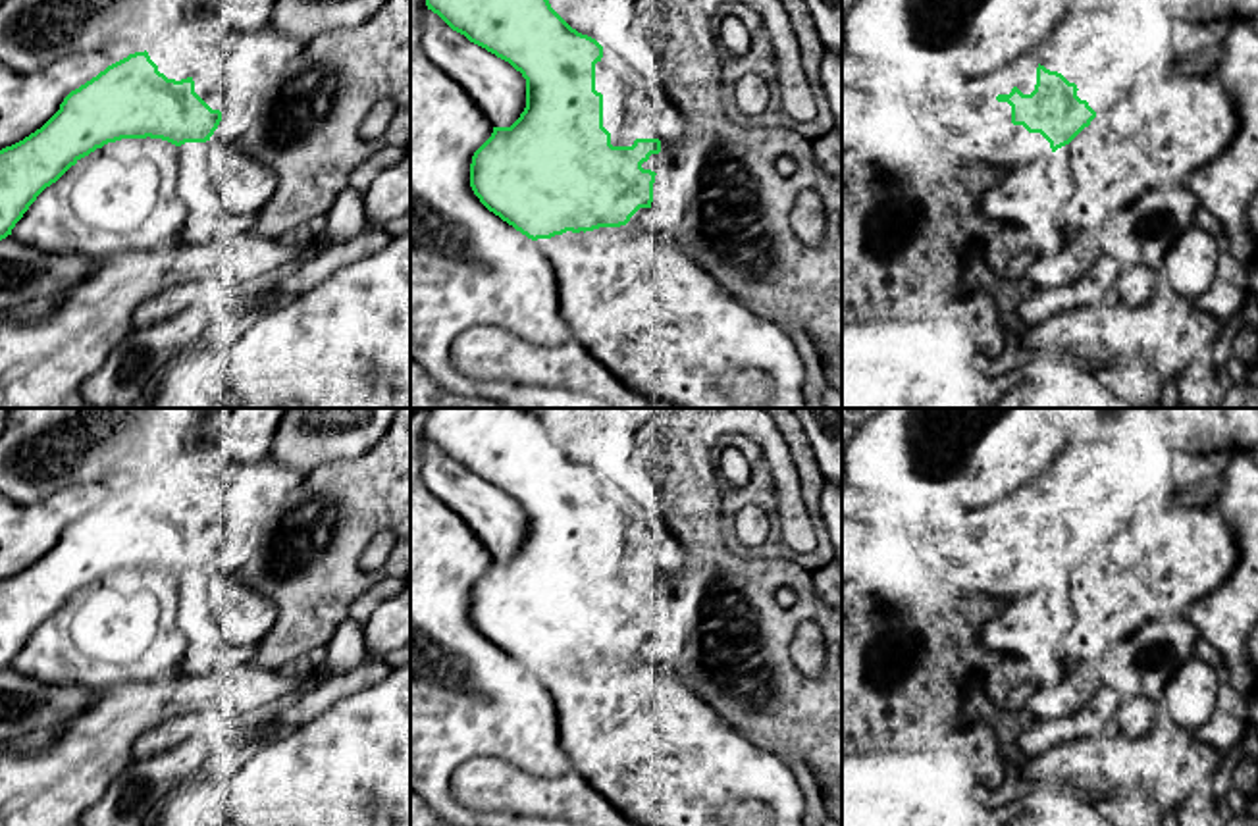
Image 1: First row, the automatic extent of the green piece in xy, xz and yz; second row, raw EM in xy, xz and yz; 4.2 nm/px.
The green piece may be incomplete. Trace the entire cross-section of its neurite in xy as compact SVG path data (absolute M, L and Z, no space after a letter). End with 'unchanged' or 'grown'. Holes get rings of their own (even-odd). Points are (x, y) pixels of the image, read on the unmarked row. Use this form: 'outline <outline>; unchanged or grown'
outline M272 456L252 462L214 460L206 474L206 501L181 512L158 503L148 483L135 483L108 497L96 508L71 522L60 541L35 564L0 581L0 672L12 666L37 628L56 614L71 597L96 580L121 570L162 570L175 578L206 574L222 553L222 543L212 541L195 516L222 520L225 543L239 545L250 533L262 531L270 512L291 493L302 476Z; grown

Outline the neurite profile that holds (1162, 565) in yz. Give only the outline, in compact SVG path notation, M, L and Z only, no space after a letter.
M1175 506L1137 520L1092 553L1069 583L1073 628L1060 639L1069 666L1092 662L1148 622L1187 612L1233 572L1239 556L1231 520L1219 508Z

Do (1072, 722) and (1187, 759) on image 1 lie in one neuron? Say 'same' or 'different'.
same

